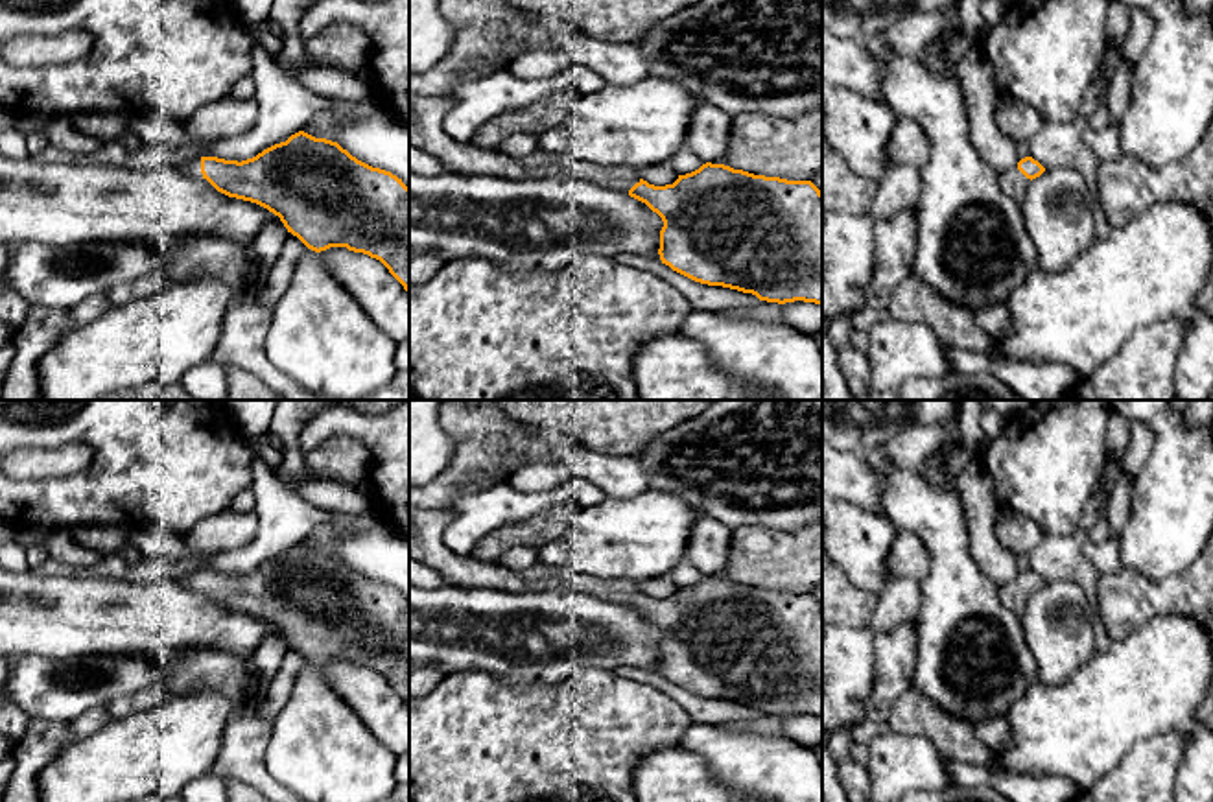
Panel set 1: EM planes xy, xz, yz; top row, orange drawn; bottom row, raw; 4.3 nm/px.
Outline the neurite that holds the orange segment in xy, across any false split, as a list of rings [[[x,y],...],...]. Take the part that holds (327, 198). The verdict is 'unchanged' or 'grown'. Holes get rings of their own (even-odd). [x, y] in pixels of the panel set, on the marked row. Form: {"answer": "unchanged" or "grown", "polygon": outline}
{"answer": "grown", "polygon": [[[299,131],[241,162],[201,157],[177,170],[229,197],[267,208],[315,253],[347,247],[380,260],[409,293],[409,188],[391,171],[358,160],[337,142]]]}

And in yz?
{"answer": "grown", "polygon": [[[1032,157],[1019,162],[999,177],[1001,190],[1021,205],[1029,183],[1040,177],[1045,168]]]}

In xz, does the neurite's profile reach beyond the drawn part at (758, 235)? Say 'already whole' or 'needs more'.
needs more

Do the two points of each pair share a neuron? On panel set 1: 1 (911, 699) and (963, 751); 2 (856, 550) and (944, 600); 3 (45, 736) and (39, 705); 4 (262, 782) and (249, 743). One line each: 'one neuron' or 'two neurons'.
1: one neuron
2: two neurons
3: two neurons
4: one neuron

